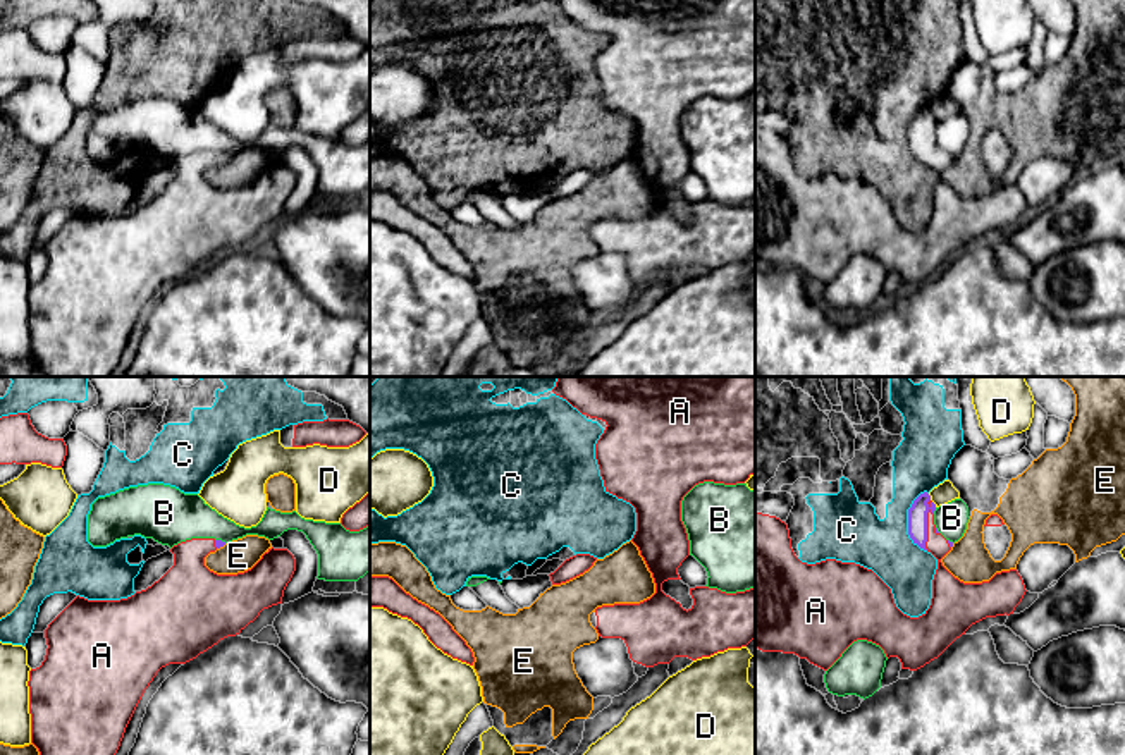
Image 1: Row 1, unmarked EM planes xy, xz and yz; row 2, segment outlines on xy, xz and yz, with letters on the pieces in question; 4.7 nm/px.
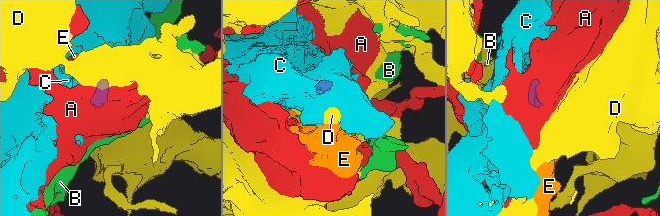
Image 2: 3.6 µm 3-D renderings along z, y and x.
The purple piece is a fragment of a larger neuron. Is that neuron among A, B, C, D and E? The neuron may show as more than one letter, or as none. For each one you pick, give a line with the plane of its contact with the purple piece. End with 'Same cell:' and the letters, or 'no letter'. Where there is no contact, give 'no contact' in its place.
A: contact in yz
Same cell: A

